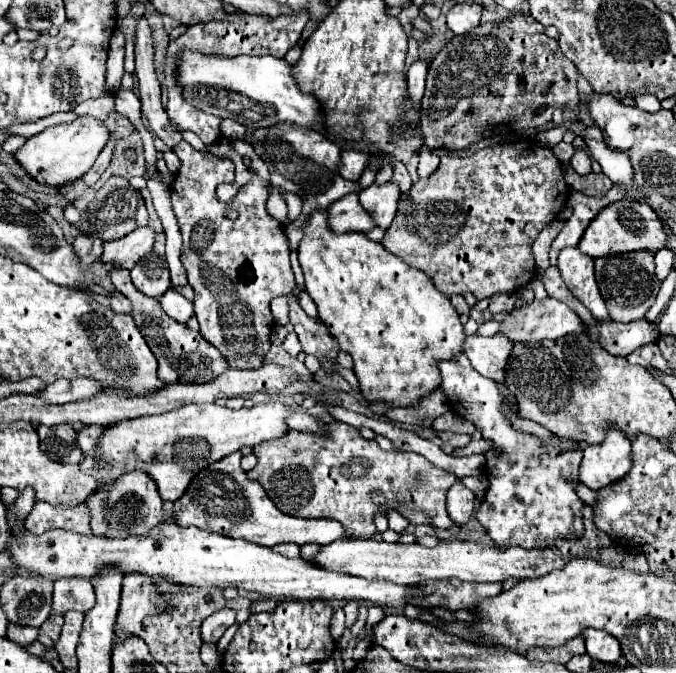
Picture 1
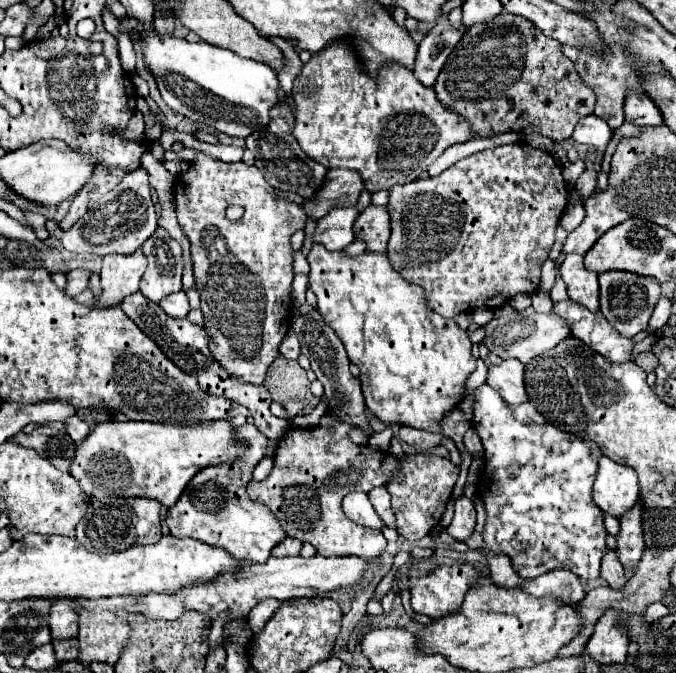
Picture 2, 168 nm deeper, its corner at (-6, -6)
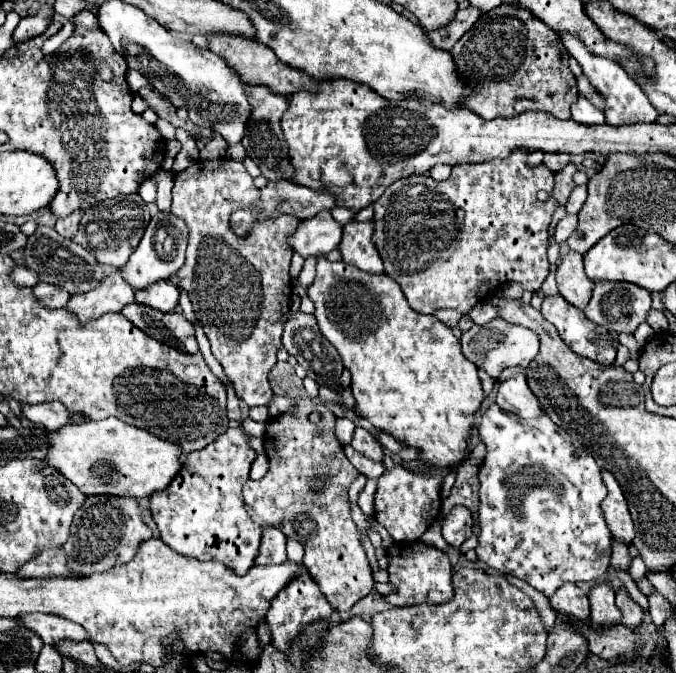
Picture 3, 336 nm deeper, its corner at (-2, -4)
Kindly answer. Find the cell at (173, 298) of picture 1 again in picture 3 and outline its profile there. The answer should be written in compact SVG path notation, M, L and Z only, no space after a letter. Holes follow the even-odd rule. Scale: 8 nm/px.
M154 282L144 290L136 290L136 302L156 308L160 312L172 312L178 304L178 288L170 282Z

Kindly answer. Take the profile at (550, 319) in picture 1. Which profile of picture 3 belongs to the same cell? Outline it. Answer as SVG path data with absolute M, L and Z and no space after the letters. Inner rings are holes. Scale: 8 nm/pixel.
M494 318L488 324L482 326L472 326L468 332L462 334L460 338L460 346L462 346L462 354L480 370L484 370L490 378L498 380L500 372L504 368L512 368L512 366L528 366L528 362L536 356L538 352L538 336L522 326L514 326L504 322L502 318Z

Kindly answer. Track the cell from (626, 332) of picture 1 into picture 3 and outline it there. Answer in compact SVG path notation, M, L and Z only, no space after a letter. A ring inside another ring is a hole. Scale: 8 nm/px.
M548 296L542 302L542 316L552 322L558 330L558 334L562 336L562 340L580 356L590 358L602 366L610 366L616 358L616 348L618 348L618 334L614 334L612 330L606 330L604 326L598 326L594 322L590 322L584 312L580 308L574 308L572 304L568 304L562 296Z

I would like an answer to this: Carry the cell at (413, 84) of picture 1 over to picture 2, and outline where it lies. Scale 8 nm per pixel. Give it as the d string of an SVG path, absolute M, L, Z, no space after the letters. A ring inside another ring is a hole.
M448 20L440 22L436 28L432 28L424 40L418 46L414 76L428 88L434 86L434 80L438 78L438 72L442 70L448 52L458 44L462 34L466 32L466 26L460 24L460 28L452 28Z

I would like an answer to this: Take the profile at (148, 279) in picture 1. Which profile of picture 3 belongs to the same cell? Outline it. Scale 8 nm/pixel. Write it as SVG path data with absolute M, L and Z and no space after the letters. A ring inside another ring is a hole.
M158 212L138 248L132 252L128 264L122 268L122 278L132 286L132 288L146 288L158 280L168 280L170 274L174 274L182 264L184 264L184 252L186 252L186 244L188 244L188 226L184 220L180 220L178 216L174 216L172 212Z

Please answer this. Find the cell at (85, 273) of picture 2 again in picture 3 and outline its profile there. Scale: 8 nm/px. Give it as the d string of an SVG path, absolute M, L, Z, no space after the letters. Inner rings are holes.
M44 282L36 284L36 286L32 288L32 292L34 292L36 300L38 300L44 308L48 308L48 310L64 308L66 302L68 302L68 298L70 298L70 296L66 294L66 290L58 290L56 286L46 286Z

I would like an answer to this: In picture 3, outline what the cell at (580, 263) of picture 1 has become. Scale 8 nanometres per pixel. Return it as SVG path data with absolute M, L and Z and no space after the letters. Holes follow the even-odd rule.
M572 250L560 260L556 270L556 282L562 298L566 298L566 302L570 302L580 310L586 306L594 290L594 282L584 272L582 254Z

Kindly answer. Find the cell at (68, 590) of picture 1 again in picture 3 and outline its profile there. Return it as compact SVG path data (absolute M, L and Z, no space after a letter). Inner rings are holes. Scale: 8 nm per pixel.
M22 614L18 616L18 620L36 636L42 638L44 644L54 644L60 640L88 640L88 634L82 626L66 620L66 618L58 618L56 614Z

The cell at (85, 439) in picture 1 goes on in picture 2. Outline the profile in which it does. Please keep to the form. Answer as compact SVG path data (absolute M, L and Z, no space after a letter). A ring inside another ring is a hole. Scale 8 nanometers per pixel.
M72 416L70 422L66 422L66 424L68 424L68 434L72 436L74 442L80 442L84 436L90 434L90 424L82 422L78 416Z

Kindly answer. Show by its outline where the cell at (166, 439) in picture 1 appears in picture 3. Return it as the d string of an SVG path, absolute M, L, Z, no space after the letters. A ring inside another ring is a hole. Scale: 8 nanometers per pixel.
M118 418L100 422L66 424L58 432L48 432L48 454L44 464L56 468L84 494L114 494L148 498L156 490L164 490L182 468L180 448L154 438L154 434L124 424Z

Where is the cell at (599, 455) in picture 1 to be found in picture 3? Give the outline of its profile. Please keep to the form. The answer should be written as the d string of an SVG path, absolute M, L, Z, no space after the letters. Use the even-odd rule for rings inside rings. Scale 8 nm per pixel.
M608 470L602 472L602 480L608 488L608 496L602 502L602 510L604 510L604 518L608 522L608 528L612 532L612 538L616 542L630 544L634 540L634 524L632 524L630 512L628 512L628 504L622 494L622 488L618 486L616 478Z

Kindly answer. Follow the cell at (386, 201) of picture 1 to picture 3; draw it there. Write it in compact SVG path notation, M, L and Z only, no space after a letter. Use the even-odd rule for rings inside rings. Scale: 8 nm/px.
M348 222L338 246L342 260L370 274L382 274L382 260L372 244L372 222Z

